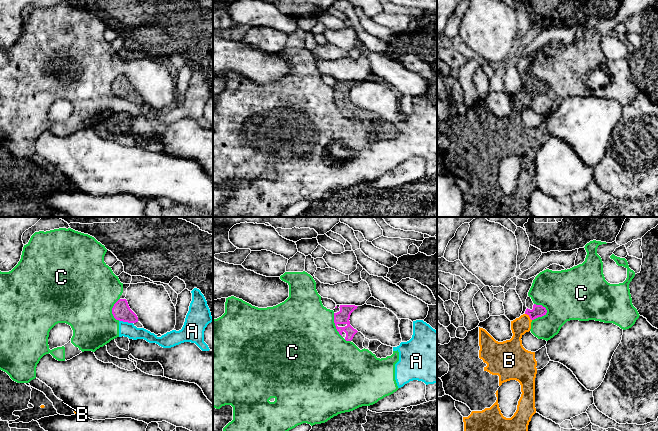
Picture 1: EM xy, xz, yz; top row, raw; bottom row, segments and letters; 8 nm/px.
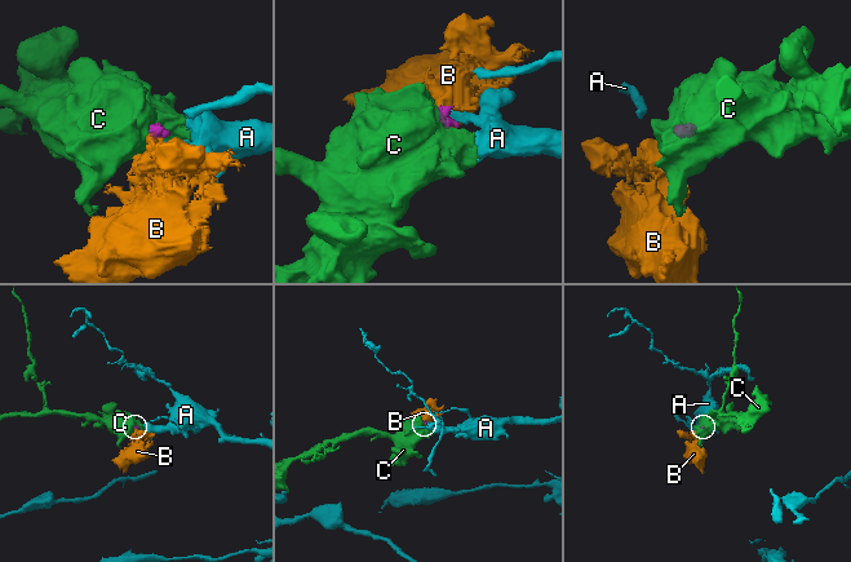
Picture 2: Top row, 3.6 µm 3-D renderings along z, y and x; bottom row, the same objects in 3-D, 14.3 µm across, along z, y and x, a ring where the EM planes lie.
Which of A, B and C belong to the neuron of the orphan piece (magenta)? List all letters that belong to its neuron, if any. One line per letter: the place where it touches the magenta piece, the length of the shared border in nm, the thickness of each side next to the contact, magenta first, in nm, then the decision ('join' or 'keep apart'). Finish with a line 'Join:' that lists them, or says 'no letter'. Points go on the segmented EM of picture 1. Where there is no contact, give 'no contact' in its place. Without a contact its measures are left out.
A: meets magenta in xy at (126, 321); contact 110 nm long; 150 nm thick on the magenta side, 120 nm on the other; keep apart
B: meets magenta in yz at (529, 316); contact 80 nm long; 100 nm thick on the magenta side, 140 nm on the other; join
C: meets magenta in yz at (542, 315); contact 160 nm long; 100 nm thick on the magenta side, 400 nm on the other; keep apart
Join: B

